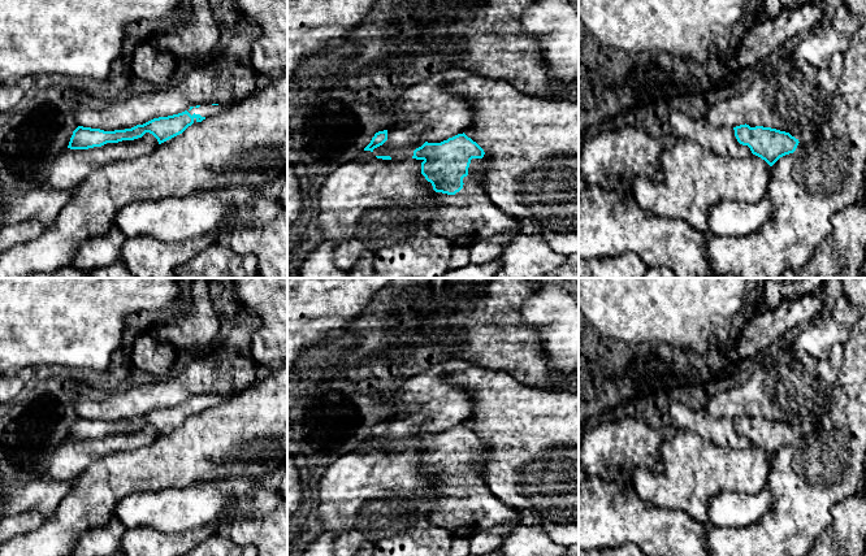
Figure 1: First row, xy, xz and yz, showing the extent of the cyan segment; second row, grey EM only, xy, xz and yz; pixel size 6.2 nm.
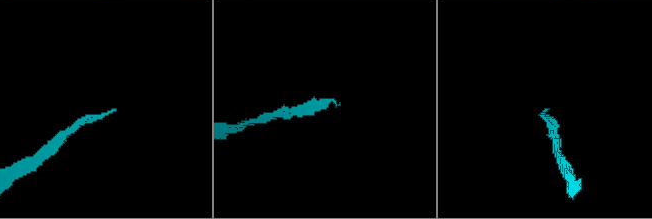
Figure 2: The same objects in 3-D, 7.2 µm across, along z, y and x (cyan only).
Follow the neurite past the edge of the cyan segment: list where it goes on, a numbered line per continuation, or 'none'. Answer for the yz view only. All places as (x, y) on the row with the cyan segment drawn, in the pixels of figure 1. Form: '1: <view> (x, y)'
none

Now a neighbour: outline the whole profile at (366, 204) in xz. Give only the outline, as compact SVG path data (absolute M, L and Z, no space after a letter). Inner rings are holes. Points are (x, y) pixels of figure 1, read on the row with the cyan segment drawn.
M423 123L389 129L387 140L382 145L372 152L363 151L358 158L341 165L332 174L320 179L319 197L313 203L317 216L309 230L316 242L326 242L333 247L334 264L341 270L351 270L365 251L374 253L407 236L428 233L430 212L438 207L437 197L442 192L436 192L432 183L421 174L421 162L424 160L412 157L413 151L425 143L421 138L423 131Z

